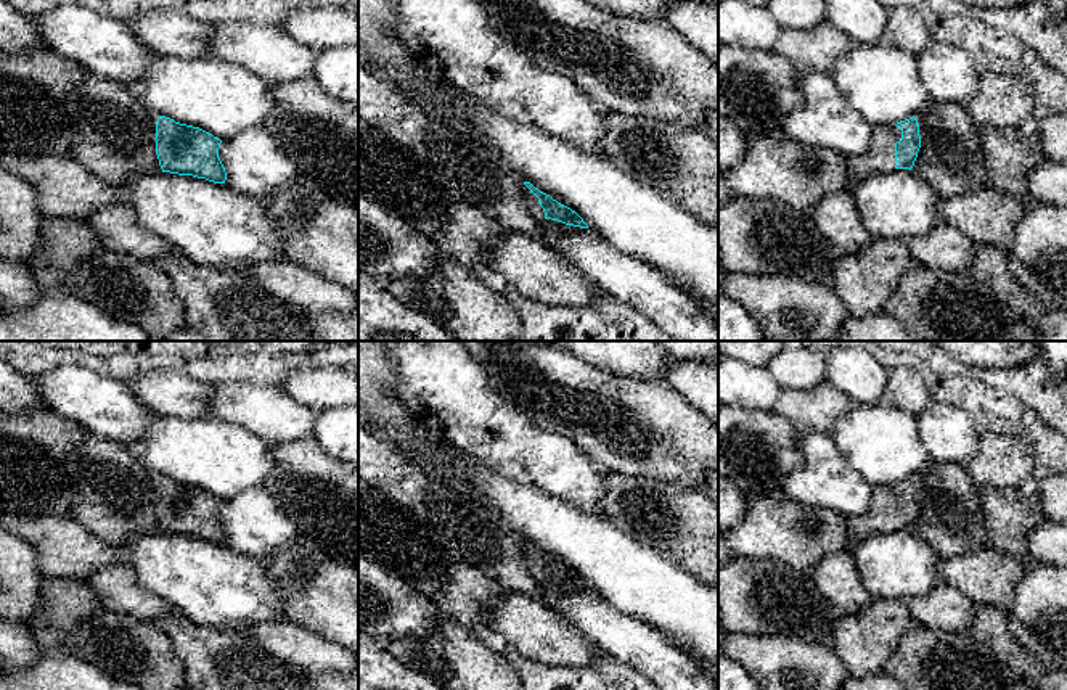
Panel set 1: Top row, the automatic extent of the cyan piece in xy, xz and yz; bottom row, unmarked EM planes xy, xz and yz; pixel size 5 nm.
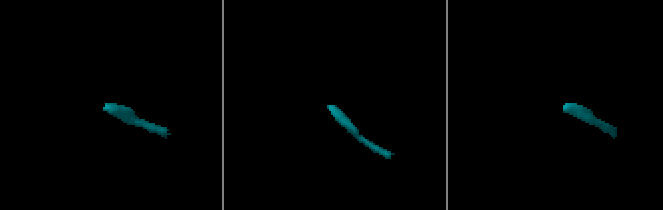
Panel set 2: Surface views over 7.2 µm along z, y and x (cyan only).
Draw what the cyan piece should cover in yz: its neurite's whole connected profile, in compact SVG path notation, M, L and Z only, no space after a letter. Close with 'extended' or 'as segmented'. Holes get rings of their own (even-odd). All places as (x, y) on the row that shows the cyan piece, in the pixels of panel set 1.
M918 119L874 127L871 146L866 153L847 156L847 167L853 182L876 172L913 169L921 148Z; extended

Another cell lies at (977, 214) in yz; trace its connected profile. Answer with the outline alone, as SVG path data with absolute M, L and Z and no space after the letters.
M988 185L937 201L937 212L945 224L961 230L974 243L1006 253L1012 248L1014 227L1025 211L1025 203Z

